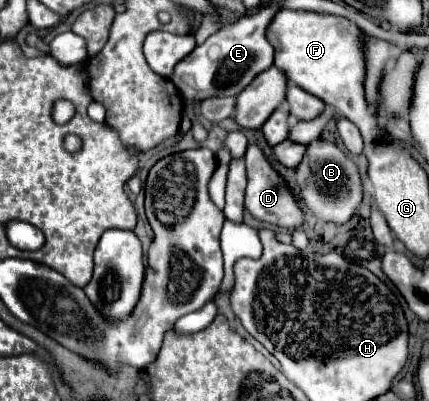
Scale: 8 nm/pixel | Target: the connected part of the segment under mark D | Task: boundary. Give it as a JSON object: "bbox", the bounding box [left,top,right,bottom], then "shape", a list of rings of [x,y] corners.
{"bbox":[245,145,305,229],"shape":[[[249,145],[245,153],[245,163],[247,163],[247,191],[245,191],[245,209],[259,221],[283,227],[283,229],[299,229],[305,223],[305,215],[291,193],[289,185],[281,179],[281,175],[273,169],[271,161],[263,155],[259,145]]]}

